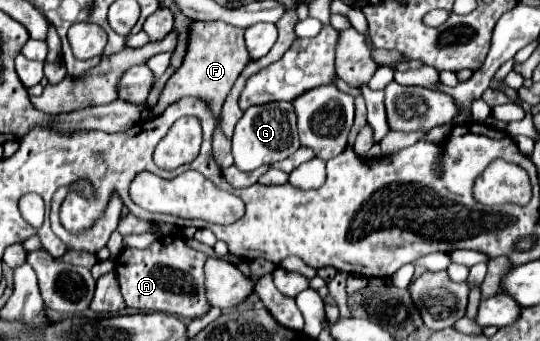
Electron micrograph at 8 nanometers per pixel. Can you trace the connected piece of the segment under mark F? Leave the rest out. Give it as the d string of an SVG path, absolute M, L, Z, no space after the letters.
M222 21L190 23L190 35L188 35L188 47L186 47L184 61L178 67L178 71L164 85L158 103L152 107L152 113L158 117L164 113L164 109L168 105L176 103L184 95L192 95L192 97L206 101L210 105L212 113L216 115L216 119L220 121L222 103L228 97L228 93L230 93L232 85L236 83L238 75L242 73L242 69L248 65L248 61L252 61L252 59L248 57L248 51L244 45L244 29L222 23Z

